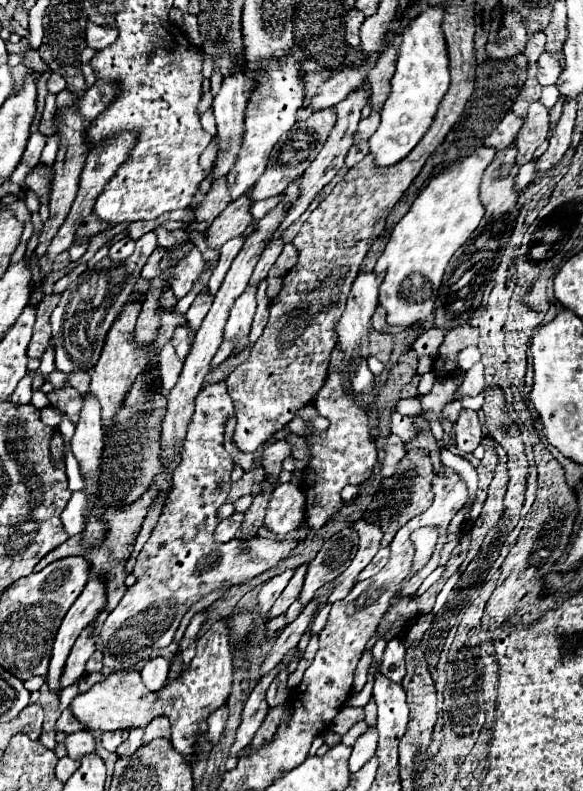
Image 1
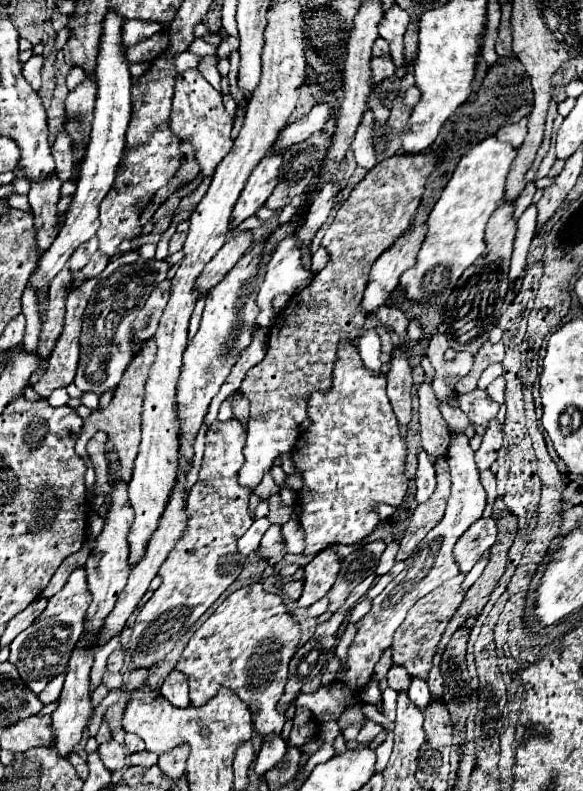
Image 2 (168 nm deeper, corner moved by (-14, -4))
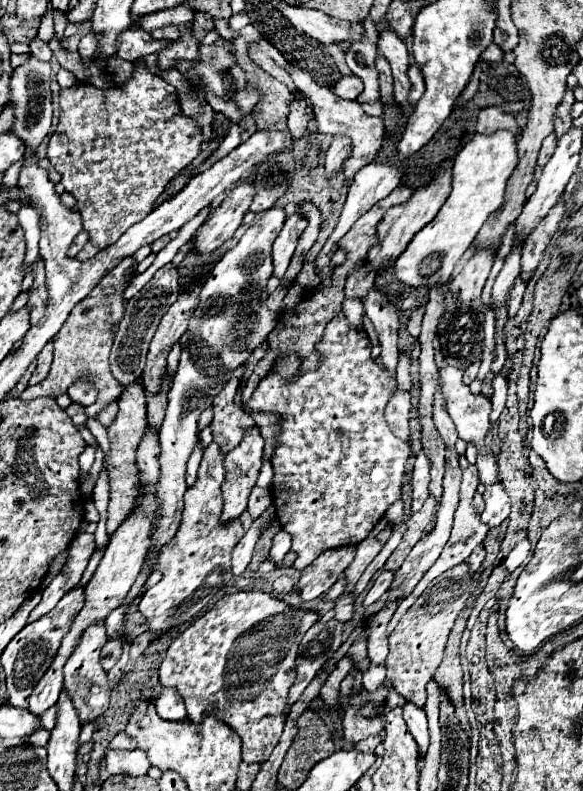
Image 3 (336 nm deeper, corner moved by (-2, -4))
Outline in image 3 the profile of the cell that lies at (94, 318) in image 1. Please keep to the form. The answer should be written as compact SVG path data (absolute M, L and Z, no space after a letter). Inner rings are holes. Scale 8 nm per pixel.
M79 377L79 381L73 383L71 389L67 389L67 395L73 403L81 403L85 407L97 401L97 389L95 385L91 385L91 377Z

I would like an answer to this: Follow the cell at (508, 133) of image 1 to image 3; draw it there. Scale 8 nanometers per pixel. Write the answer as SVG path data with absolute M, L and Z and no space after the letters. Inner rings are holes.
M487 107L479 113L479 121L477 121L477 133L495 133L499 129L507 129L511 131L517 139L521 135L519 125L515 121L513 115L497 109L497 107Z

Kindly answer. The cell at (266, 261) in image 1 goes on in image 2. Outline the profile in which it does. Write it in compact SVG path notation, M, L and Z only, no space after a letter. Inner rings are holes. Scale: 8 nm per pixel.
M333 179L333 181L325 183L321 187L321 191L315 195L315 199L313 199L313 203L309 207L305 225L301 229L297 229L297 233L295 233L299 247L303 245L303 241L309 241L321 229L321 225L329 217L329 211L335 205L335 197L337 197L339 191L341 191L341 179Z

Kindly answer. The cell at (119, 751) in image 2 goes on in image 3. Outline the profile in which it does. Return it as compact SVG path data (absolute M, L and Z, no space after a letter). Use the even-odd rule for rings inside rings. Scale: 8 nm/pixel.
M107 749L105 753L105 769L115 775L115 773L125 773L125 775L145 775L149 769L149 761L143 751L133 749L133 751L115 751Z

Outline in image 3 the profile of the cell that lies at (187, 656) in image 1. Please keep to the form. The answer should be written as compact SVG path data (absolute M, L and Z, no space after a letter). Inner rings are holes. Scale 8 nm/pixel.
M235 591L221 597L207 613L191 623L167 649L159 667L161 685L175 687L187 707L189 721L199 723L203 713L215 711L243 739L243 761L263 763L283 733L287 691L295 681L295 655L303 633L317 621L317 613L293 609L263 591Z

